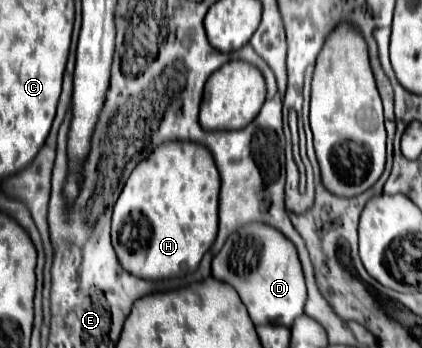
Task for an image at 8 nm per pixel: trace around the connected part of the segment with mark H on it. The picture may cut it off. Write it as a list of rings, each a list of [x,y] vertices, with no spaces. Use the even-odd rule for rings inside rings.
[[[165,141],[155,147],[129,175],[113,209],[111,239],[121,265],[141,279],[183,277],[199,267],[199,261],[217,237],[217,201],[219,171],[205,145],[191,141]]]

